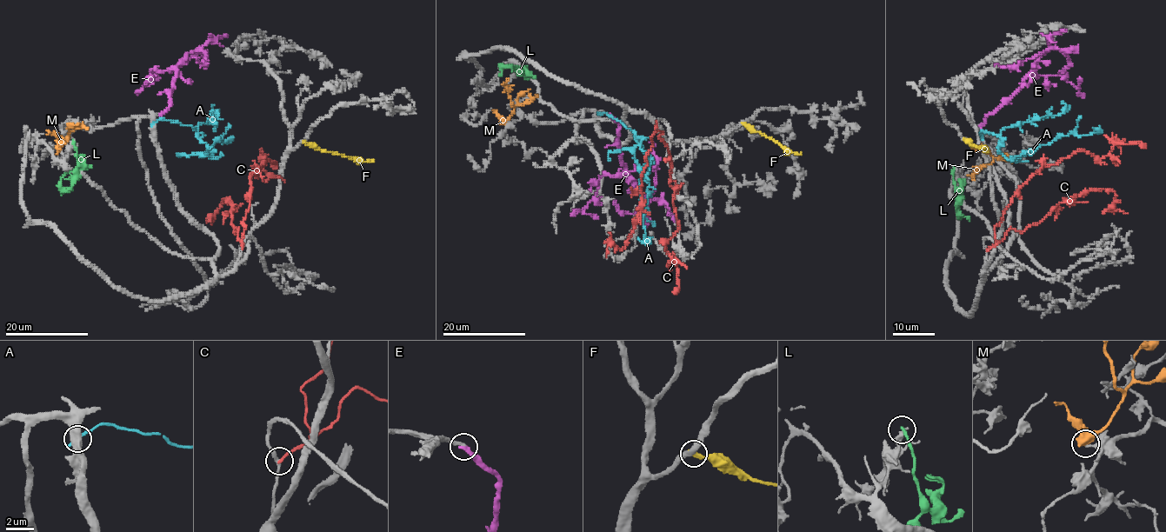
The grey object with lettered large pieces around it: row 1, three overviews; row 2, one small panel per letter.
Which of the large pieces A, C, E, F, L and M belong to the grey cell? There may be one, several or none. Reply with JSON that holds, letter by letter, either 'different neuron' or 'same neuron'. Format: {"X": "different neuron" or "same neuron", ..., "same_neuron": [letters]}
{"A": "different neuron", "C": "different neuron", "E": "same neuron", "F": "different neuron", "L": "different neuron", "M": "different neuron", "same_neuron": ["E"]}

